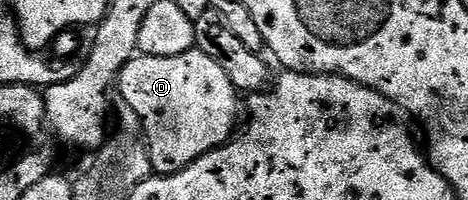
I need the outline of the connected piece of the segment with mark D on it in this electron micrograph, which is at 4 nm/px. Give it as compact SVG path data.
M196 48L171 58L131 58L130 63L118 74L116 90L122 93L121 101L126 102L128 108L132 108L132 112L136 112L142 121L141 133L146 134L144 142L149 149L150 168L155 175L178 174L188 168L188 164L200 160L200 156L229 142L235 133L234 121L238 118L238 110L240 114L239 91L234 89L232 80L228 80L228 75L220 69L220 64Z

